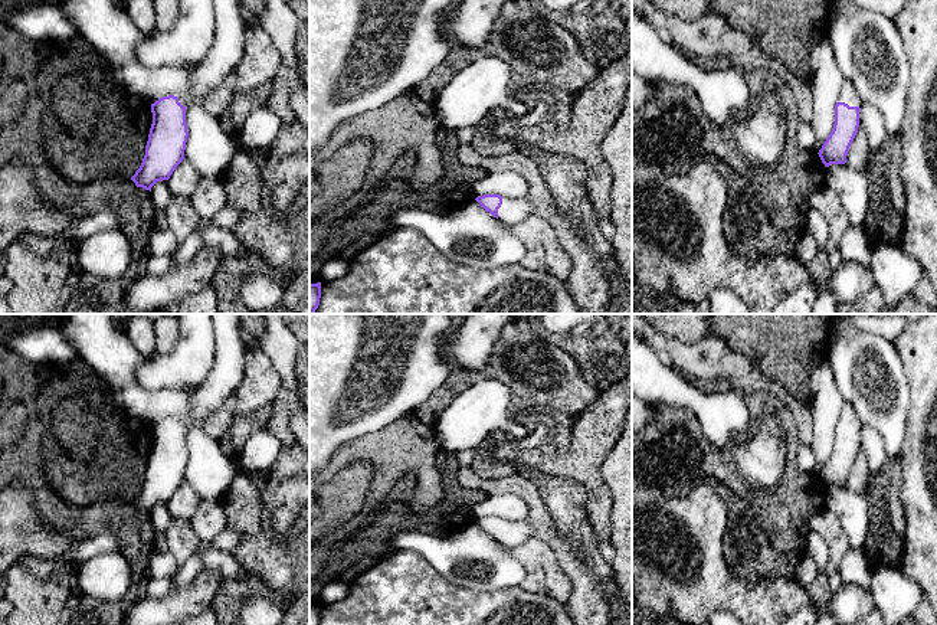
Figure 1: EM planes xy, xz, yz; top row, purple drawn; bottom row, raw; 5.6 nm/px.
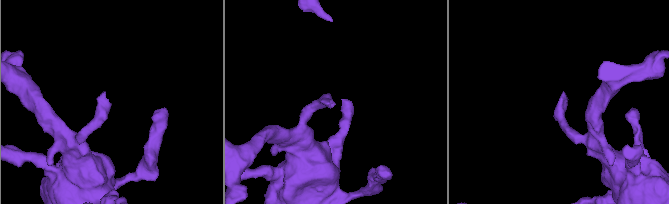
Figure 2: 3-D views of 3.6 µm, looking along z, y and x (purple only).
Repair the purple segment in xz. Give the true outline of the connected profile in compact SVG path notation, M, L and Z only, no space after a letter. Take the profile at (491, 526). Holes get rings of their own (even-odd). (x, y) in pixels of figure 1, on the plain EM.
M484 517L475 521L481 530L499 541L505 549L515 549L534 537L527 521L510 521L499 517Z

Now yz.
M845 403L835 428L833 452L818 475L825 490L846 485L849 469L858 455L862 428L854 408Z

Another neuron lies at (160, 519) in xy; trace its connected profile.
M167 503L157 504L150 514L150 521L153 527L153 533L166 533L168 526L171 524L171 517L168 513Z

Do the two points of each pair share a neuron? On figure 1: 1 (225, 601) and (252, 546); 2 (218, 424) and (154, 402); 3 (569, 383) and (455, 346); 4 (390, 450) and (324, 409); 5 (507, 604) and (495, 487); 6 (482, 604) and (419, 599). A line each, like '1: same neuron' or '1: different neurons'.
1: same neuron
2: different neurons
3: different neurons
4: different neurons
5: different neurons
6: same neuron

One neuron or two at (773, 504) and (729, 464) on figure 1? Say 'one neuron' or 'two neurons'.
one neuron

